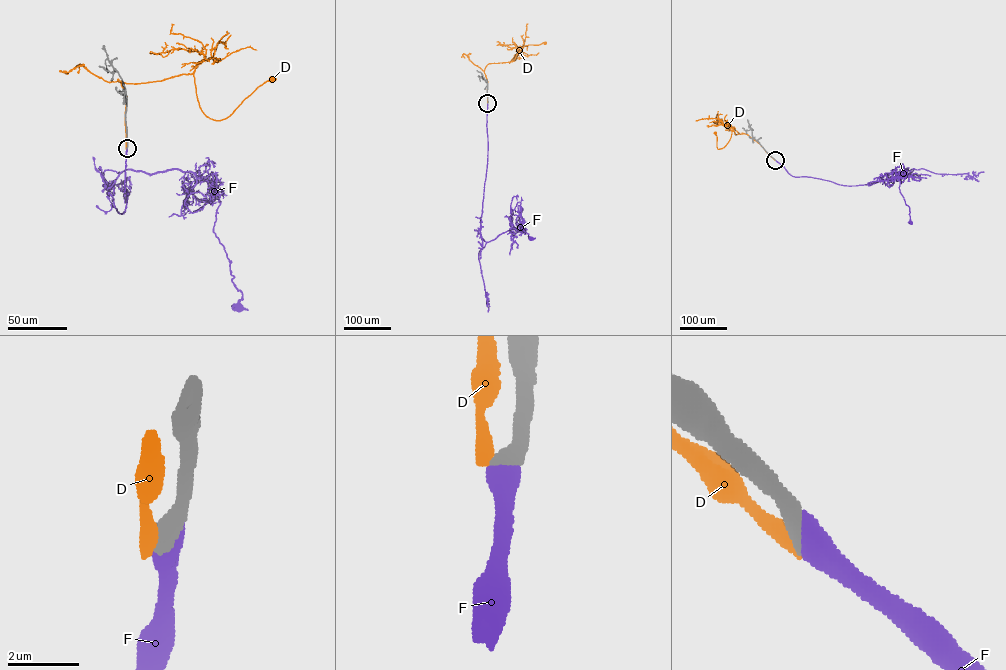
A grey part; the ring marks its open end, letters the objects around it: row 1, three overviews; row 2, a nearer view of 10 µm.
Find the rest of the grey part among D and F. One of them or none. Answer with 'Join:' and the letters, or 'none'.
Join: F

